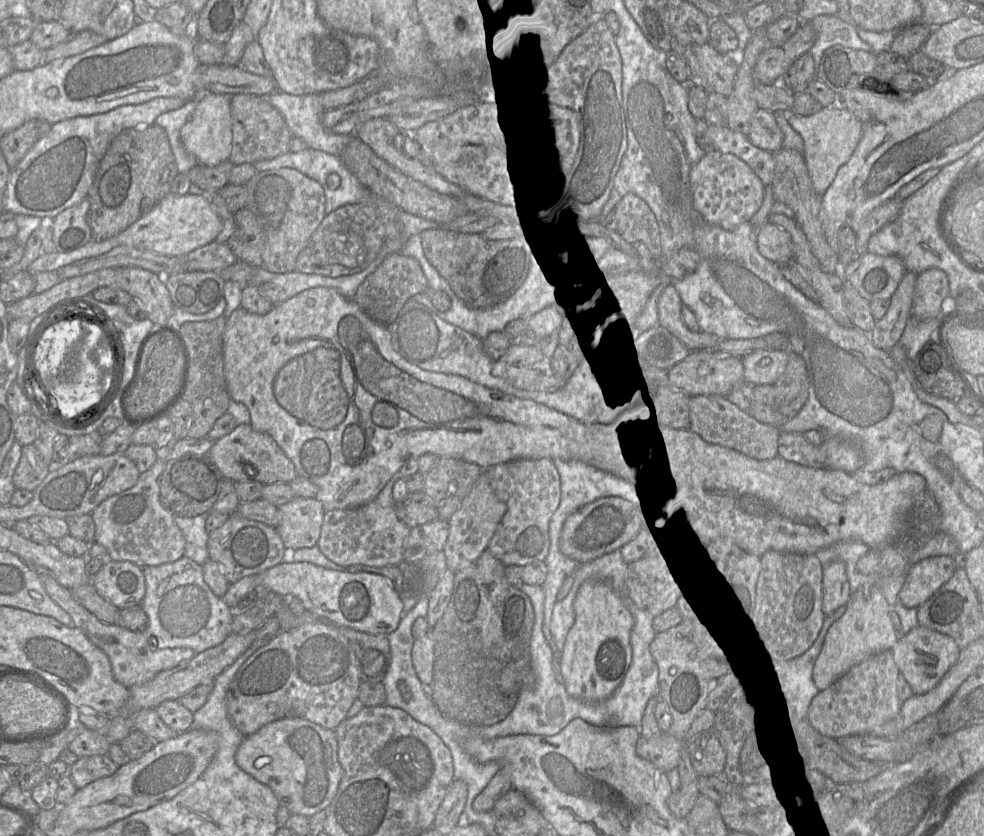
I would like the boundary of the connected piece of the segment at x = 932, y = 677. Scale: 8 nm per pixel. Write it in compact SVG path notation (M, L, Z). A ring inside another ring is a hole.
M917 626L899 638L891 652L899 671L910 684L914 694L925 694L935 688L956 663L961 649L952 637Z

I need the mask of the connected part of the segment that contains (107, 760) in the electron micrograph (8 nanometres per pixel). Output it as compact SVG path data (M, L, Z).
M108 754L84 756L70 766L69 776L76 788L82 789L91 782L113 775L119 766Z

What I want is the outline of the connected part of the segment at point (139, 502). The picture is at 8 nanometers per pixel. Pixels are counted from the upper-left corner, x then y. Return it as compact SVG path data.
M157 458L152 467L139 475L134 486L106 498L92 511L91 517L95 524L94 542L106 548L111 560L130 561L143 568L175 562L184 556L185 540L181 530L176 525L173 514L160 501L158 479L166 462L164 458Z

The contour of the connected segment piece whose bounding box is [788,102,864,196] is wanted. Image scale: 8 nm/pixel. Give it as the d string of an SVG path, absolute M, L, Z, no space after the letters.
M836 102L823 107L811 116L791 113L788 121L803 140L803 157L815 192L822 196L833 182L838 169L845 164L857 148L864 129L862 121Z

